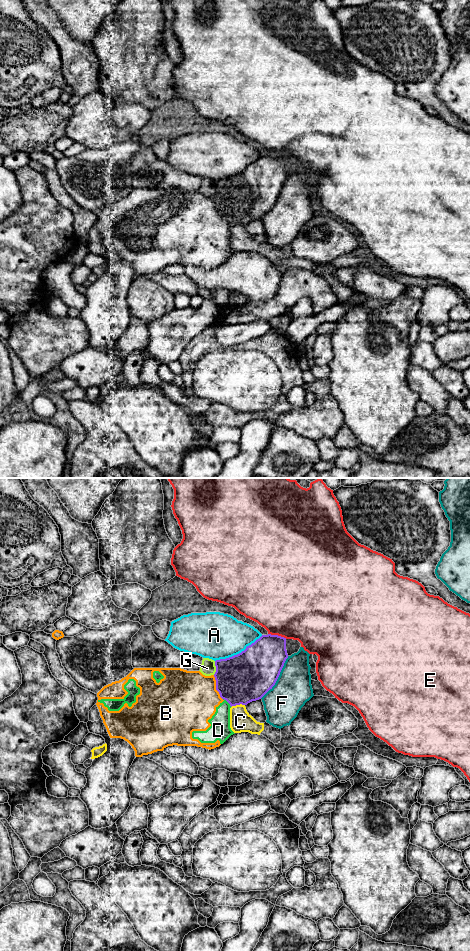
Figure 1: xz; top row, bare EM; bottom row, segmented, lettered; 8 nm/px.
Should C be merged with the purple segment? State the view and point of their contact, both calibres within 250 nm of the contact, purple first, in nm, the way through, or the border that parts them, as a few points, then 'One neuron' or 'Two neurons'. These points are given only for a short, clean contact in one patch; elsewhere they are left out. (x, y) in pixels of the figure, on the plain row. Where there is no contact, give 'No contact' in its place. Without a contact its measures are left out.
Touches purple at xz (237, 224). Thickness 400 nm (purple) against 180 nm. Boundary: xz (244, 224), (236, 224), (231, 227). Two neurons

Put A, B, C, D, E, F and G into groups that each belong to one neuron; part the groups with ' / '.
A / B D / C / E / F / G

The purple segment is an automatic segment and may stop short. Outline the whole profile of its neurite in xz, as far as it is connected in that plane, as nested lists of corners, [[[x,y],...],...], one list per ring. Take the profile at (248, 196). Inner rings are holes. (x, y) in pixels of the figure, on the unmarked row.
[[[262,155],[241,173],[215,181],[216,210],[231,227],[259,220],[275,205],[287,178],[286,158]]]

